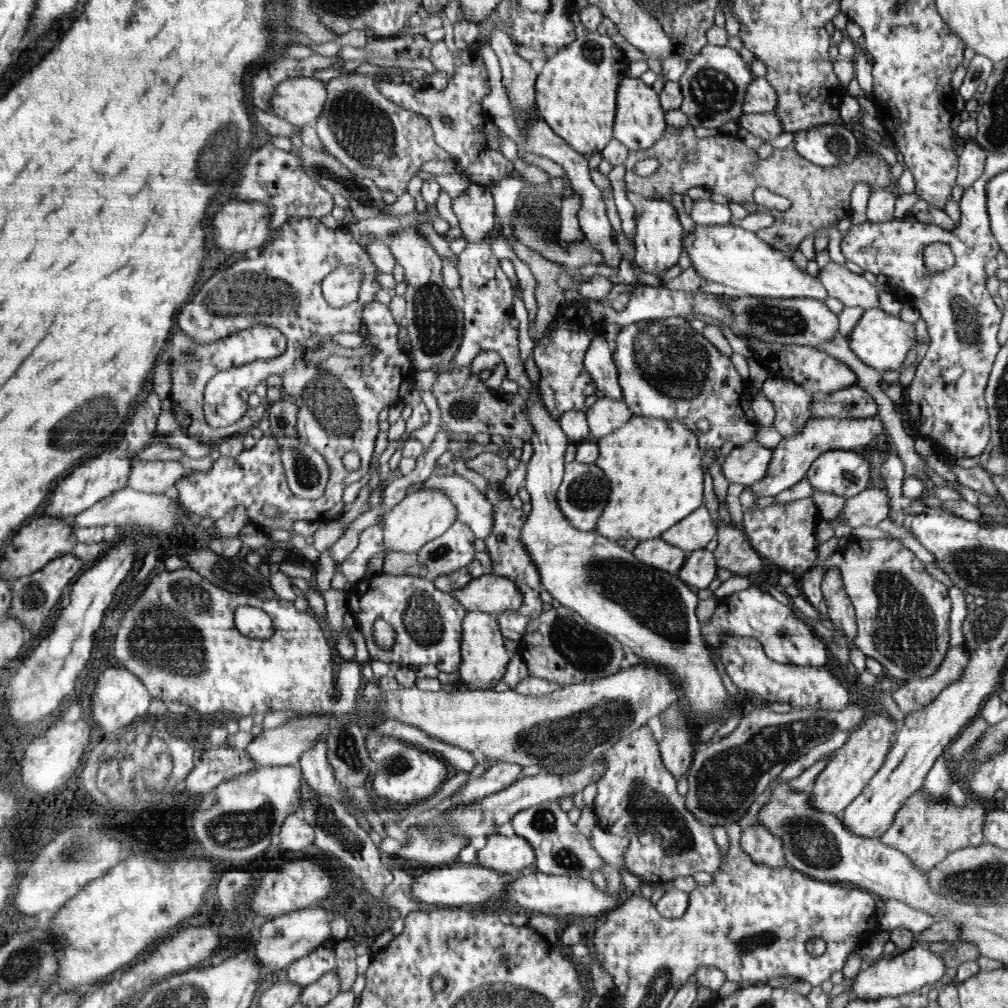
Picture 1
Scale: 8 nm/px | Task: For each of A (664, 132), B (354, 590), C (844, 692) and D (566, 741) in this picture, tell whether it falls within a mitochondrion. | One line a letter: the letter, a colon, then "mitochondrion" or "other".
A: other
B: other
C: other
D: mitochondrion

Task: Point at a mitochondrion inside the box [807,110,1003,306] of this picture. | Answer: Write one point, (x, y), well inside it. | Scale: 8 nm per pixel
(837, 146)

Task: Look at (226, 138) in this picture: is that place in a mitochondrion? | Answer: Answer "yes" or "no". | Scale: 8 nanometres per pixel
yes

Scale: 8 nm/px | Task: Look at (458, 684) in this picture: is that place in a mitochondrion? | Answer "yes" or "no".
no

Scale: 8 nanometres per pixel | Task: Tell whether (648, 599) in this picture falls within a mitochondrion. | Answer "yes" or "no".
yes

